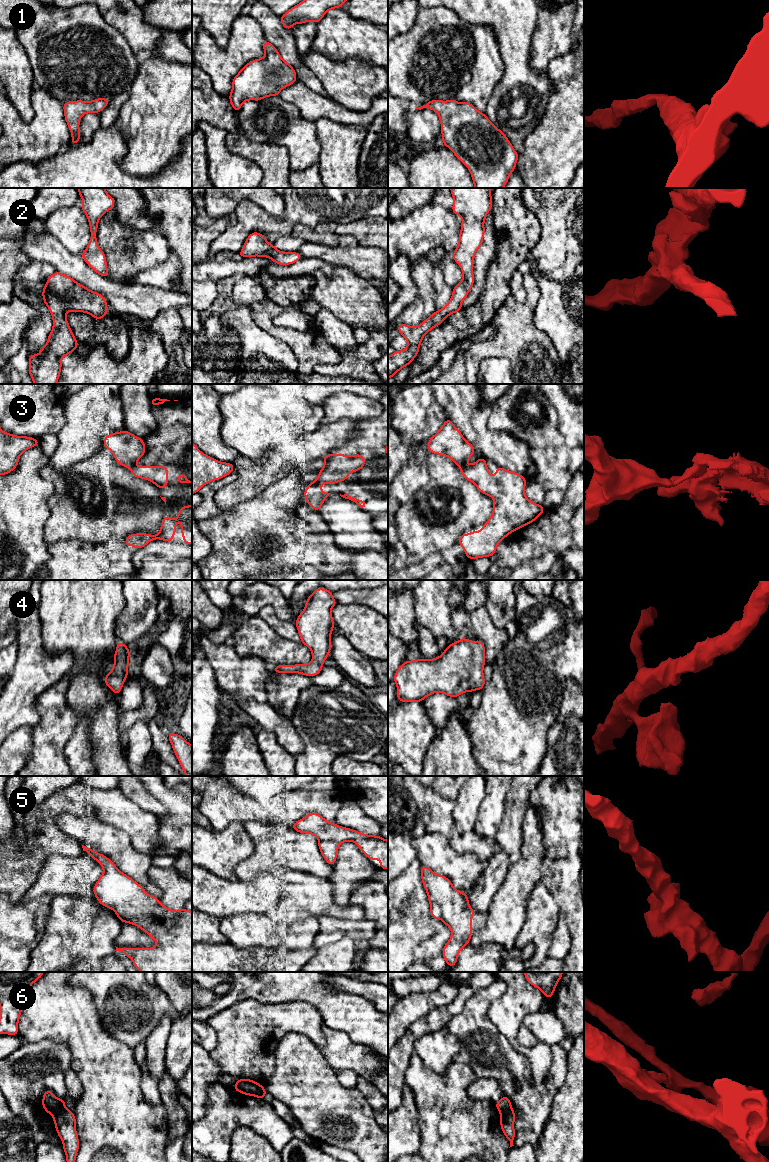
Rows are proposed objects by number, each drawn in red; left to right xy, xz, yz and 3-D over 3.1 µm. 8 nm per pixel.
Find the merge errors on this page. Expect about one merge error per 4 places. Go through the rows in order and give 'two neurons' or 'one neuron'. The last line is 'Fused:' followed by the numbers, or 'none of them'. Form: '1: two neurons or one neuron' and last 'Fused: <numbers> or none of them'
1: one neuron
2: one neuron
3: two neurons
4: one neuron
5: one neuron
6: two neurons
Fused: 3, 6

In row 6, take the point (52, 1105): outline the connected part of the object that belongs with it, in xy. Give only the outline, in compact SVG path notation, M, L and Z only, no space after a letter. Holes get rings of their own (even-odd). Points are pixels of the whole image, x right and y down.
M50 1090L44 1092L41 1104L44 1110L51 1116L55 1116L59 1112L67 1109L65 1106L65 1100L58 1099Z

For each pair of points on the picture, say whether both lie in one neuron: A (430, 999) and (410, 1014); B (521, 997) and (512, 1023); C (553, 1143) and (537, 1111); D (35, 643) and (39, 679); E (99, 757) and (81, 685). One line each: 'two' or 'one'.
A: one
B: one
C: two
D: one
E: one

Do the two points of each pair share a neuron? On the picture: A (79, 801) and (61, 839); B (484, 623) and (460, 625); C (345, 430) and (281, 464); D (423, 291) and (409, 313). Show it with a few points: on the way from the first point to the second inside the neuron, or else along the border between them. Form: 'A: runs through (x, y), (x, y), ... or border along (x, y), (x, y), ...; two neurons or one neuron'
A: runs through (66, 802), (50, 817), (50, 826); one neuron
B: runs through (478, 623), (466, 623); one neuron
C: runs through (329, 437), (297, 458); one neuron
D: runs through (423, 296), (423, 299), (414, 308); one neuron

